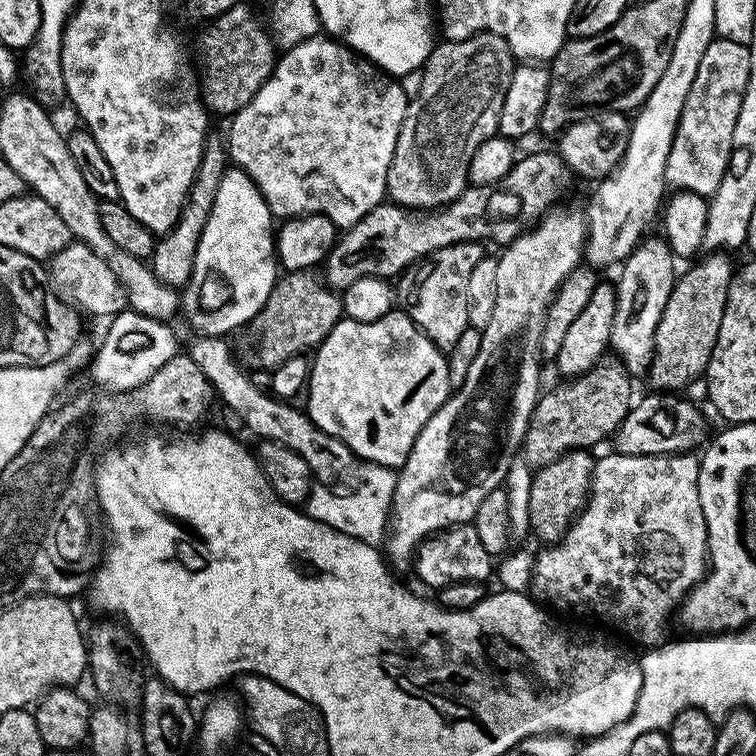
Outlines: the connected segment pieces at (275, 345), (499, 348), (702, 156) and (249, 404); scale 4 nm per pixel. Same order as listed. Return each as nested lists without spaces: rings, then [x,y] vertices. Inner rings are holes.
[[[315,271],[284,272],[272,287],[270,298],[266,298],[260,313],[250,321],[255,367],[271,370],[290,358],[311,353],[319,348],[341,319],[341,297]]]
[[[557,207],[540,217],[535,226],[529,227],[516,241],[503,249],[498,256],[498,299],[494,302],[494,314],[481,331],[482,346],[478,346],[478,358],[470,365],[466,382],[455,389],[422,426],[406,462],[398,469],[392,510],[388,517],[386,556],[389,561],[411,565],[416,549],[421,543],[446,528],[475,521],[482,498],[490,490],[501,487],[507,478],[509,466],[521,451],[524,435],[532,417],[532,410],[542,394],[540,388],[540,343],[548,307],[562,286],[562,282],[574,269],[581,267],[582,253],[588,226],[585,213],[567,212]]]
[[[723,38],[710,42],[686,95],[666,162],[665,178],[669,189],[693,192],[705,198],[710,198],[718,190],[718,182],[722,182],[730,162],[734,122],[738,122],[738,110],[742,110],[742,94],[746,94],[749,78],[750,50],[747,44]]]
[[[200,334],[195,338],[197,340],[190,349],[192,360],[198,362],[198,368],[212,383],[215,395],[219,399],[220,396],[224,399],[225,406],[256,435],[256,438],[273,440],[282,446],[290,446],[294,454],[302,454],[302,458],[306,458],[306,466],[310,466],[313,477],[321,484],[335,485],[335,480],[342,479],[355,464],[358,464],[357,457],[352,455],[352,451],[338,438],[317,428],[303,407],[295,408],[292,405],[294,403],[287,399],[277,398],[254,386],[249,373],[244,373],[236,365],[236,360],[232,357],[232,348],[224,336]]]

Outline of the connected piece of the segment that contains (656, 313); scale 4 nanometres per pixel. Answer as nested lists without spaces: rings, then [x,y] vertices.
[[[659,235],[650,236],[641,239],[628,259],[623,262],[619,269],[620,281],[615,281],[614,284],[616,310],[610,348],[632,374],[647,373],[648,367],[652,365],[654,334],[658,330],[662,310],[666,310],[666,298],[670,298],[670,290],[678,279],[678,260],[673,256],[667,240]]]

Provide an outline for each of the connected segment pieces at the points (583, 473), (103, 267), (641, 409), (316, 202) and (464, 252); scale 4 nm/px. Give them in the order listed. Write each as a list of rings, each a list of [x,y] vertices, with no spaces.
[[[588,450],[567,452],[562,454],[562,458],[554,458],[554,462],[533,471],[530,482],[529,526],[531,535],[544,540],[540,542],[545,545],[554,544],[563,538],[571,528],[572,521],[580,515],[580,511],[587,504],[588,494],[592,491],[592,471],[597,462],[597,457],[592,455],[593,453]]]
[[[71,242],[51,258],[50,284],[57,296],[84,314],[89,312],[92,316],[111,318],[120,315],[128,308],[128,295],[125,294],[114,270],[110,270],[107,262],[98,254],[94,254],[94,250],[79,242]]]
[[[653,391],[652,396],[644,396],[633,403],[632,408],[626,414],[626,418],[614,433],[616,440],[615,451],[622,456],[678,456],[692,454],[705,447],[709,439],[708,420],[704,412],[692,400],[683,400],[683,395],[669,394],[667,392]]]
[[[317,34],[298,42],[293,48],[287,49],[277,59],[272,70],[272,77],[250,98],[250,102],[242,111],[231,117],[226,135],[226,147],[231,163],[242,169],[248,177],[258,186],[262,198],[266,198],[266,206],[270,206],[273,217],[295,218],[298,216],[325,216],[335,222],[337,229],[349,228],[357,224],[364,215],[374,206],[378,206],[385,199],[388,190],[388,171],[390,162],[394,158],[394,146],[398,146],[398,134],[402,130],[402,122],[406,118],[406,110],[410,99],[409,93],[404,93],[404,88],[399,79],[382,71],[377,64],[364,59],[358,52],[353,52],[347,44],[327,35]]]
[[[475,240],[451,244],[409,268],[399,277],[400,285],[395,285],[399,307],[442,353],[452,352],[458,338],[462,338],[462,330],[470,326],[466,290],[470,290],[470,274],[474,271],[474,266],[478,266],[485,255],[485,245]]]

